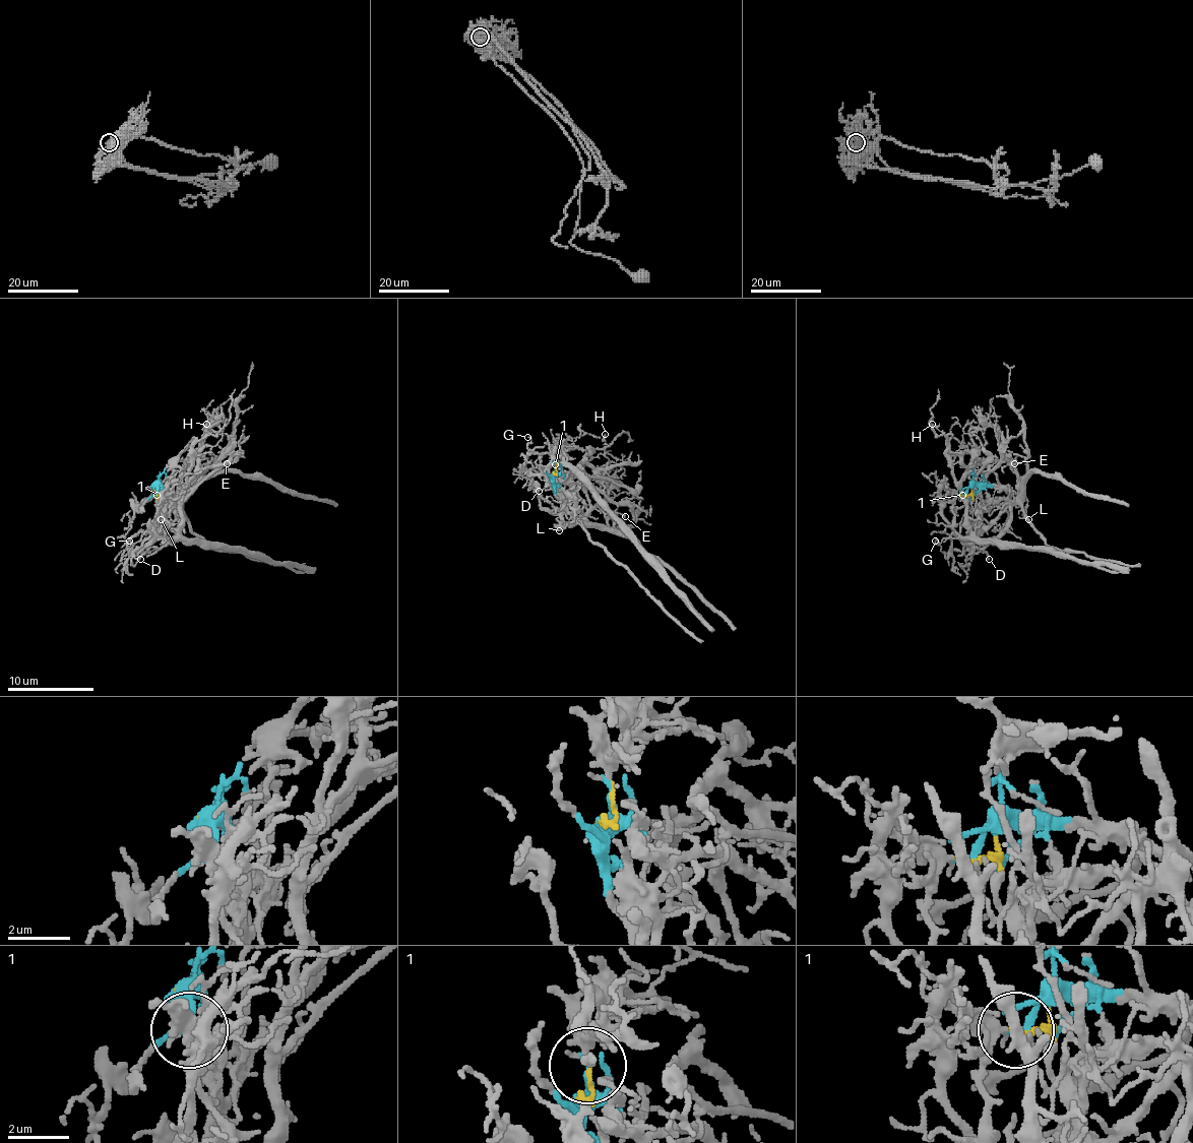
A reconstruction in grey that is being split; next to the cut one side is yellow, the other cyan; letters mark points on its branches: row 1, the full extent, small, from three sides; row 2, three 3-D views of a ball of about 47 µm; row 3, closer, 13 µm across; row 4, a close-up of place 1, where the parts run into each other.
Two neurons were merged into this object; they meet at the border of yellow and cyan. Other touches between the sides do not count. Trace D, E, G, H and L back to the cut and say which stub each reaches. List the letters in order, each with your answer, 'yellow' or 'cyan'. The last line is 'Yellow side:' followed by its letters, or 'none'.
D: cyan
E: cyan
G: yellow
H: yellow
L: cyan
Yellow side: G, H

